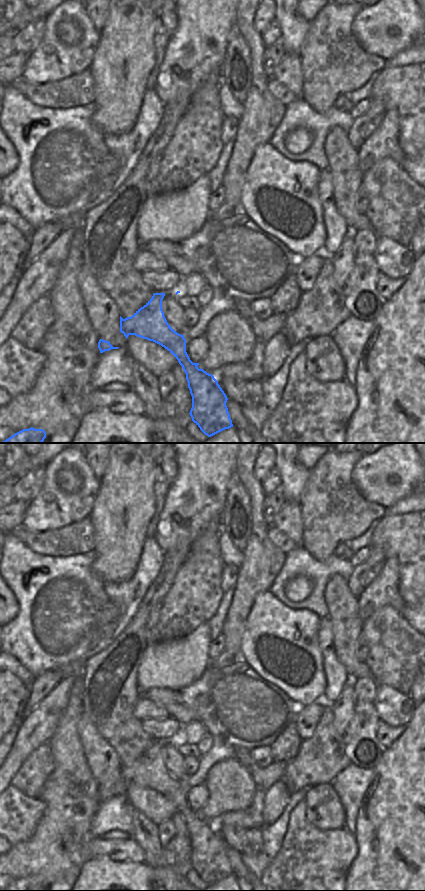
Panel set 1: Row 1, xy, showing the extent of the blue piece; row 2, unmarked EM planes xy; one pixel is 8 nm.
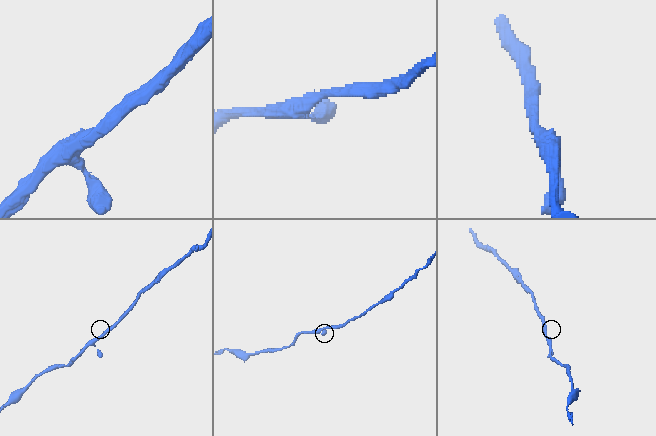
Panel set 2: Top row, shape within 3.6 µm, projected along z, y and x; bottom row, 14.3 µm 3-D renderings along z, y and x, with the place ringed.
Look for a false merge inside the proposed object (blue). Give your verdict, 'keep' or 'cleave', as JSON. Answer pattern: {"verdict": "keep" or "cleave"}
{"verdict": "keep"}

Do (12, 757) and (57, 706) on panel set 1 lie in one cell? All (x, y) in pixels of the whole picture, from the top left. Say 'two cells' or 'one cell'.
one cell

